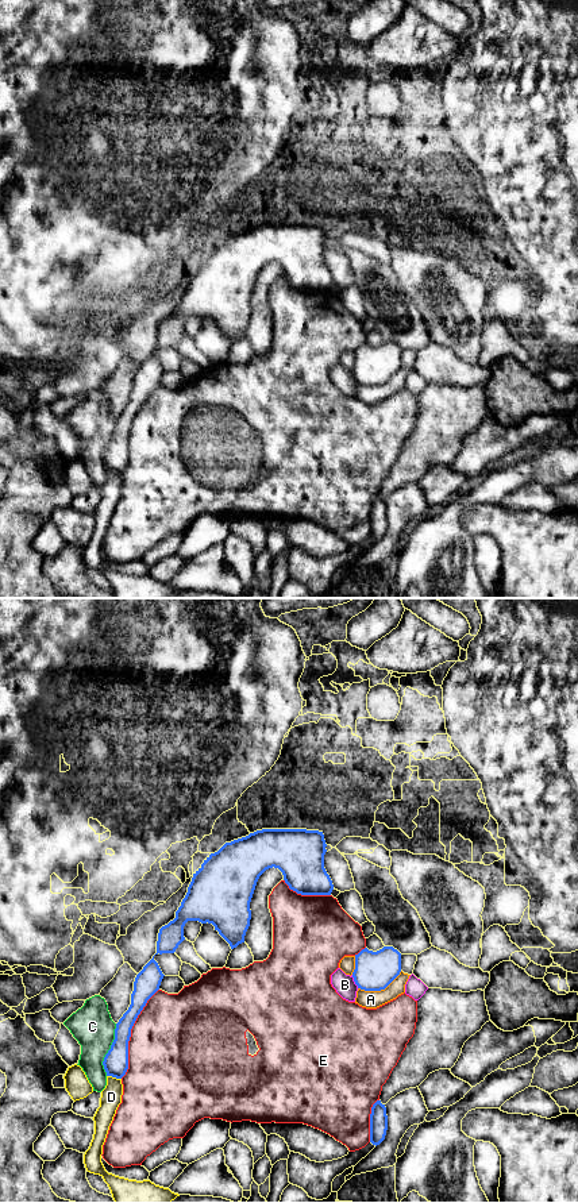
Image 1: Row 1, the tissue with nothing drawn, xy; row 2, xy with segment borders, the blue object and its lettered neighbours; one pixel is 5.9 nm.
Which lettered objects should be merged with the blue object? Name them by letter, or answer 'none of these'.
none of these

